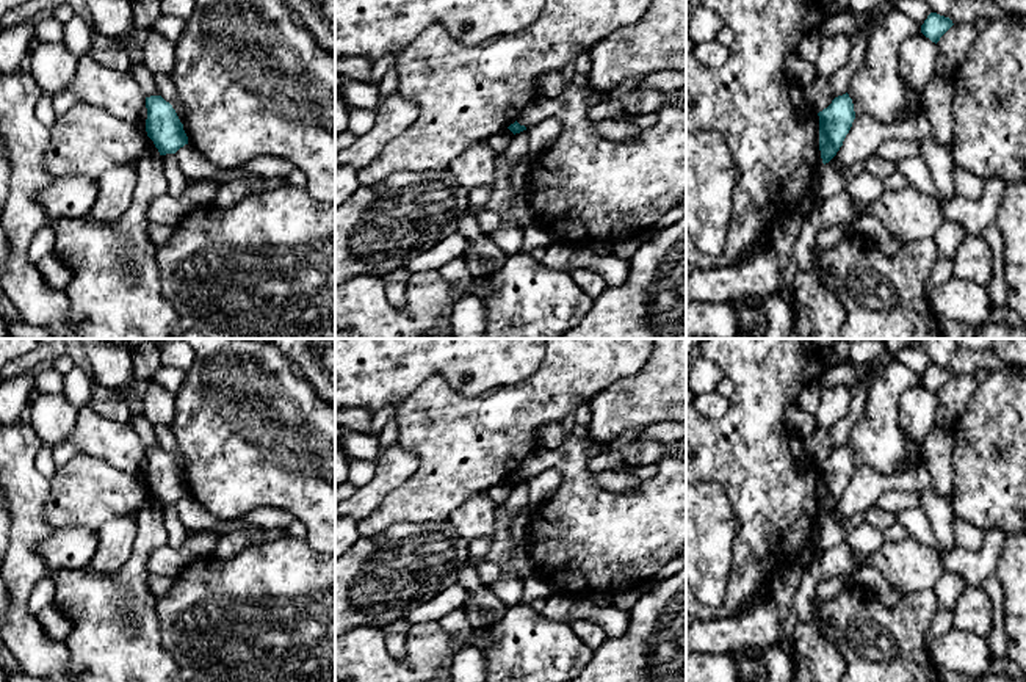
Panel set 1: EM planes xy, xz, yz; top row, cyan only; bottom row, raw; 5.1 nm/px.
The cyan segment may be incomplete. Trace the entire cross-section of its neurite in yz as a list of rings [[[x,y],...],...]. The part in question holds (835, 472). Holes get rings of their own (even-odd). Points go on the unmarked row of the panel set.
[[[849,445],[838,447],[818,464],[819,467],[819,502],[822,514],[829,514],[849,484],[855,470],[854,455]]]

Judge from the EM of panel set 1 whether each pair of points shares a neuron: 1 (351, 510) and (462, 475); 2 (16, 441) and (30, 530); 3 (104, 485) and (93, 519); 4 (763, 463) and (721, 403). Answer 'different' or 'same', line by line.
1: different
2: same
3: same
4: different

